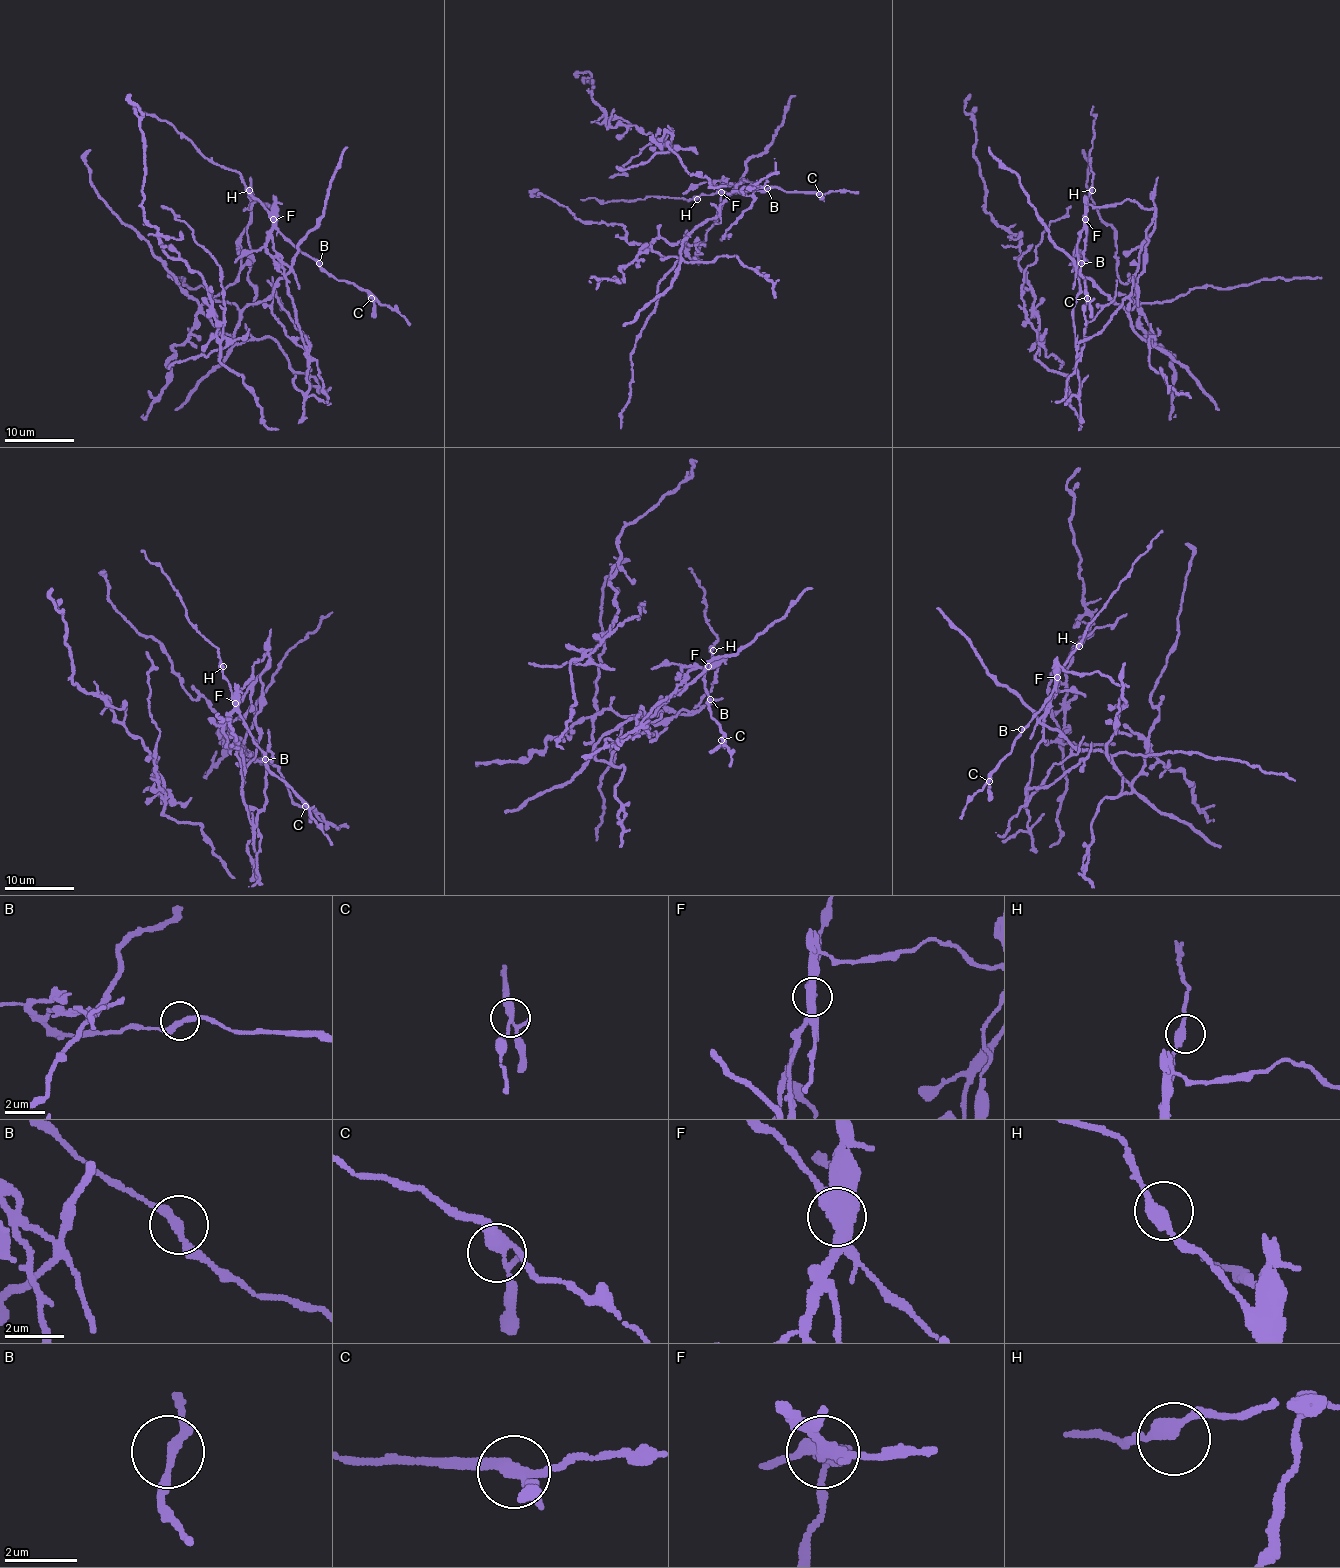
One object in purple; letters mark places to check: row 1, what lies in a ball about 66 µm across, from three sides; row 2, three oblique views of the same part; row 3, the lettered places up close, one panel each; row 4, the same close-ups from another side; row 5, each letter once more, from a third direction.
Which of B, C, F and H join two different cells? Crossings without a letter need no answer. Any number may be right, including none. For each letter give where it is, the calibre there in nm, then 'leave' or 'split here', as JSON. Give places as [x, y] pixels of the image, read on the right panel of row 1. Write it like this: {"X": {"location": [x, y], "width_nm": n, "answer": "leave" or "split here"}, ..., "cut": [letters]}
{"B": {"location": [1081, 263], "width_nm": 260, "answer": "leave"}, "C": {"location": [1087, 298], "width_nm": 280, "answer": "leave"}, "F": {"location": [1085, 219], "width_nm": 440, "answer": "split here"}, "H": {"location": [1092, 190], "width_nm": 340, "answer": "leave"}, "cut": ["F"]}

